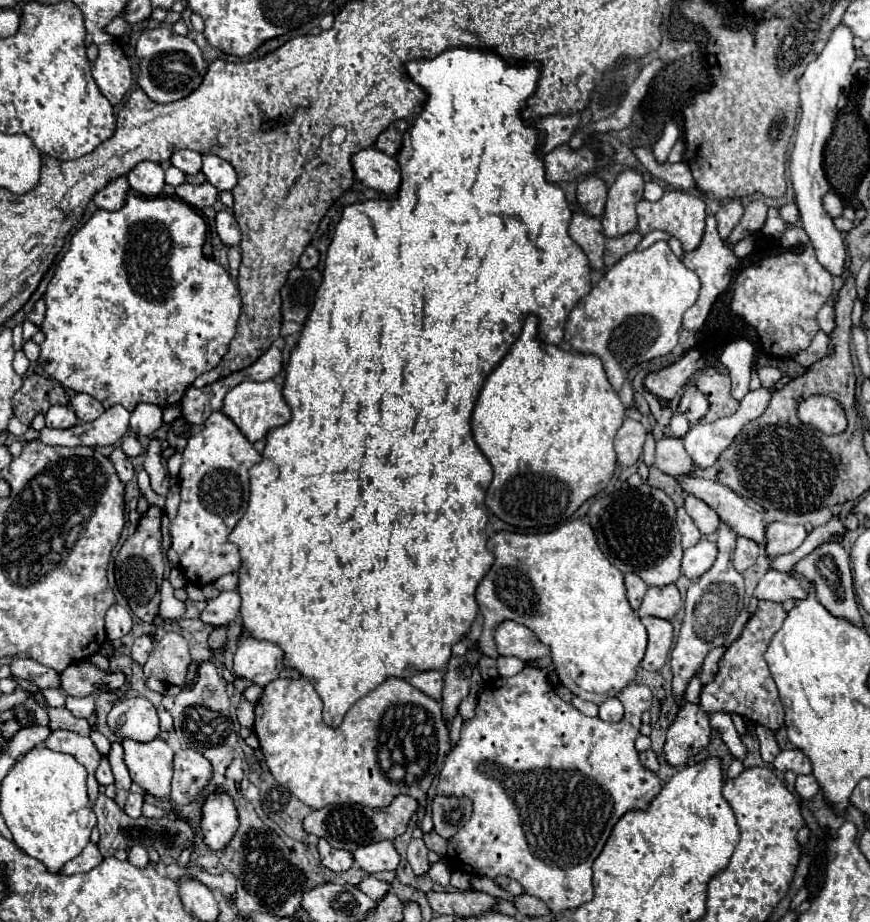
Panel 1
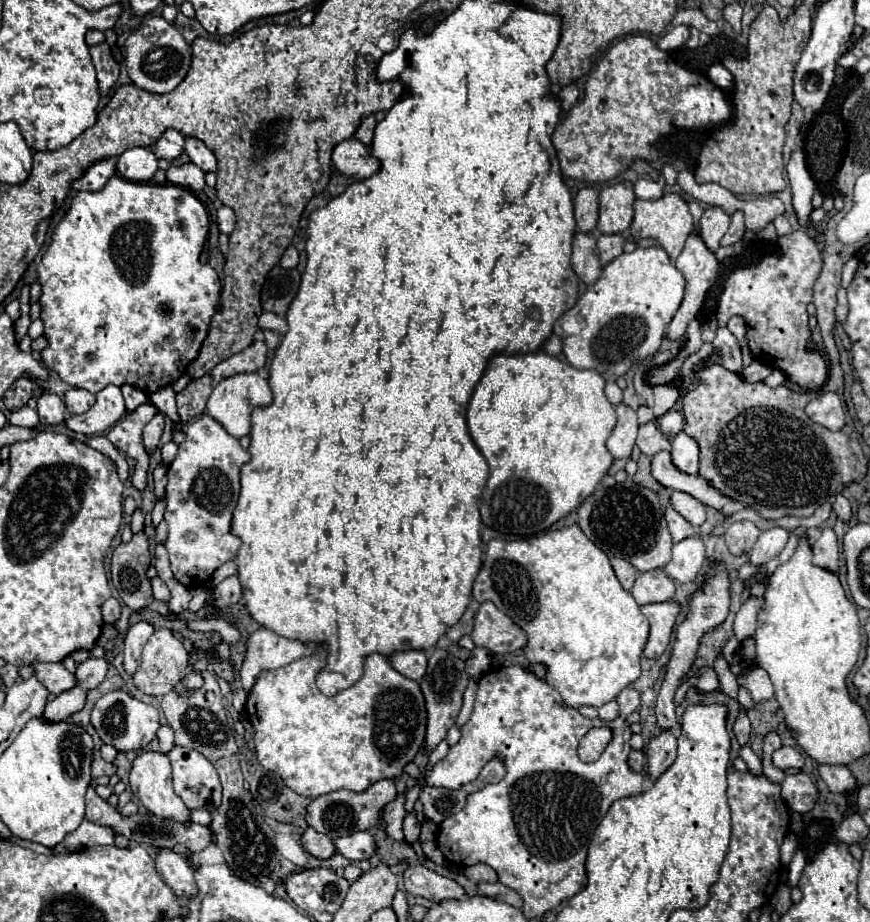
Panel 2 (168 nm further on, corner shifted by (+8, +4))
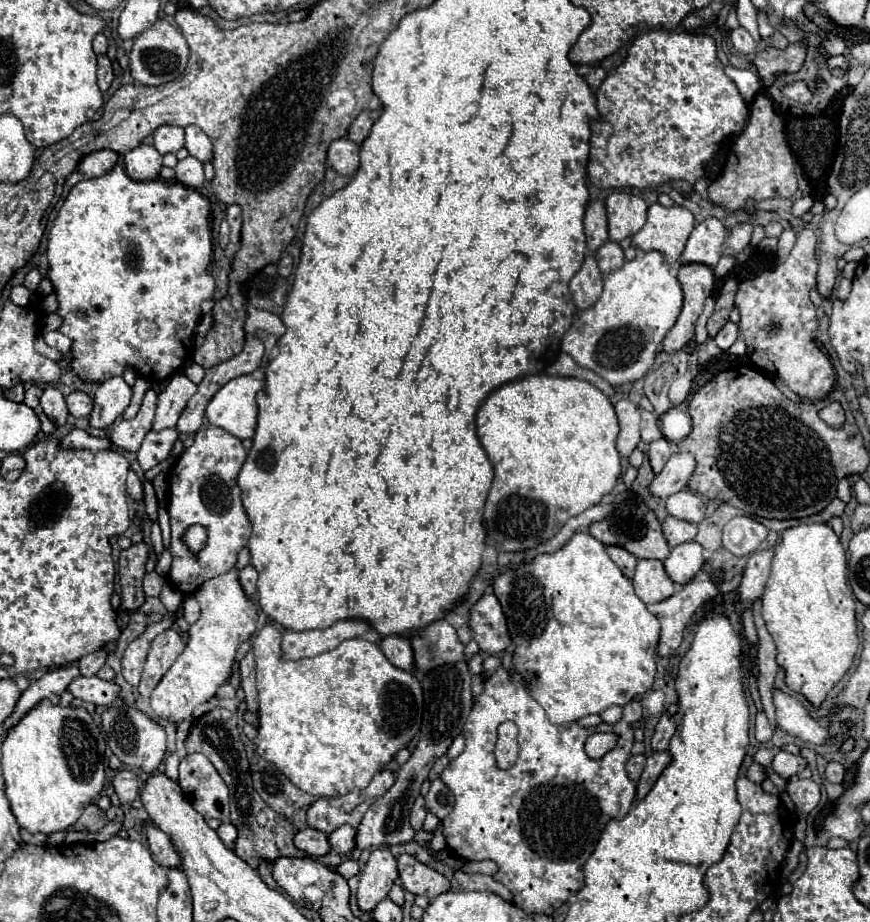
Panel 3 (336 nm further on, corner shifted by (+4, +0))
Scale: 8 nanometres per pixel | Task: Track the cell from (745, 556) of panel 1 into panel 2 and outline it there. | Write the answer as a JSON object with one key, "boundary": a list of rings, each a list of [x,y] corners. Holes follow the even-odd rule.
{"boundary":[[[751,521],[731,523],[725,531],[725,543],[735,557],[747,555],[759,537],[759,529]]]}

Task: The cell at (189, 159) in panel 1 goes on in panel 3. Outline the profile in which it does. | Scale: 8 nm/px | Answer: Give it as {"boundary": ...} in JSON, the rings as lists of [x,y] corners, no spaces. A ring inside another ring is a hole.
{"boundary":[[[161,125],[155,129],[153,133],[155,139],[155,147],[161,155],[165,153],[175,153],[185,145],[185,137],[183,137],[183,129],[175,127],[175,125]]]}

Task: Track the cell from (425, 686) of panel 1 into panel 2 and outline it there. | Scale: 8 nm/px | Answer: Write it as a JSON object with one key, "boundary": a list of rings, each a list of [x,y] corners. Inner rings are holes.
{"boundary":[[[405,651],[391,655],[391,665],[407,679],[421,681],[427,671],[427,657],[423,651]]]}

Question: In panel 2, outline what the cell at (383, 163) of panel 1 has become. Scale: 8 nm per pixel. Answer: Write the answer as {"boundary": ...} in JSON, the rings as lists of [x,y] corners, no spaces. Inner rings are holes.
{"boundary":[[[355,137],[339,143],[333,151],[333,165],[347,177],[355,179],[369,179],[381,169],[379,159],[375,159],[369,153],[369,147],[365,147]]]}

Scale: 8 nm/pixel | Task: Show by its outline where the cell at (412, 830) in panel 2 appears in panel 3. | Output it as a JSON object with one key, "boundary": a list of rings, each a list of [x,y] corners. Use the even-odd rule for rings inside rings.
{"boundary":[[[419,795],[419,797],[415,799],[415,803],[413,803],[413,809],[411,809],[411,825],[413,825],[415,831],[423,827],[423,819],[425,819],[425,815],[427,815],[425,801],[423,801],[423,797]]]}

